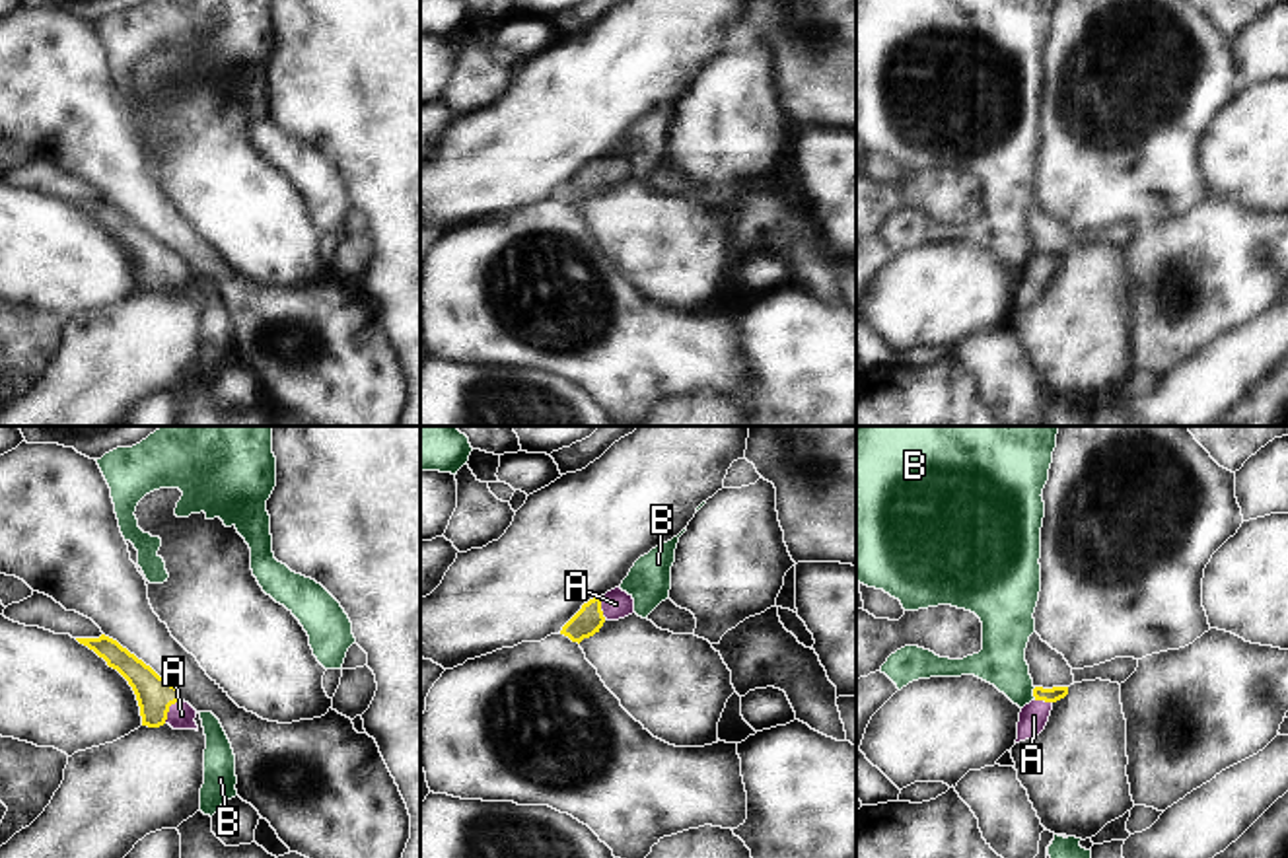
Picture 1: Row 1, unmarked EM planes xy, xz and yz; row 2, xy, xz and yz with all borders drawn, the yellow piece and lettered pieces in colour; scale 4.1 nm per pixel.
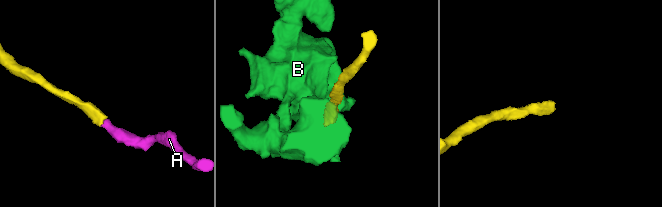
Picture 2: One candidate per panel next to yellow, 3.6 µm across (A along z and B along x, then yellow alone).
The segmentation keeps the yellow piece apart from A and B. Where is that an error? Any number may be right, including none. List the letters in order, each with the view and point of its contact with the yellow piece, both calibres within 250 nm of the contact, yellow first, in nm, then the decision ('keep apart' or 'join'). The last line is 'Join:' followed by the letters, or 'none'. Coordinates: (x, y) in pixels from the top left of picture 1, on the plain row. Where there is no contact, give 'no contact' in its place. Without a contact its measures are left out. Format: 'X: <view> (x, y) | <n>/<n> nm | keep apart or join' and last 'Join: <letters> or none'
A: xy (168, 275) | 150/110 nm | join
B: yz (1034, 257) | 60/200 nm | keep apart
Join: A

